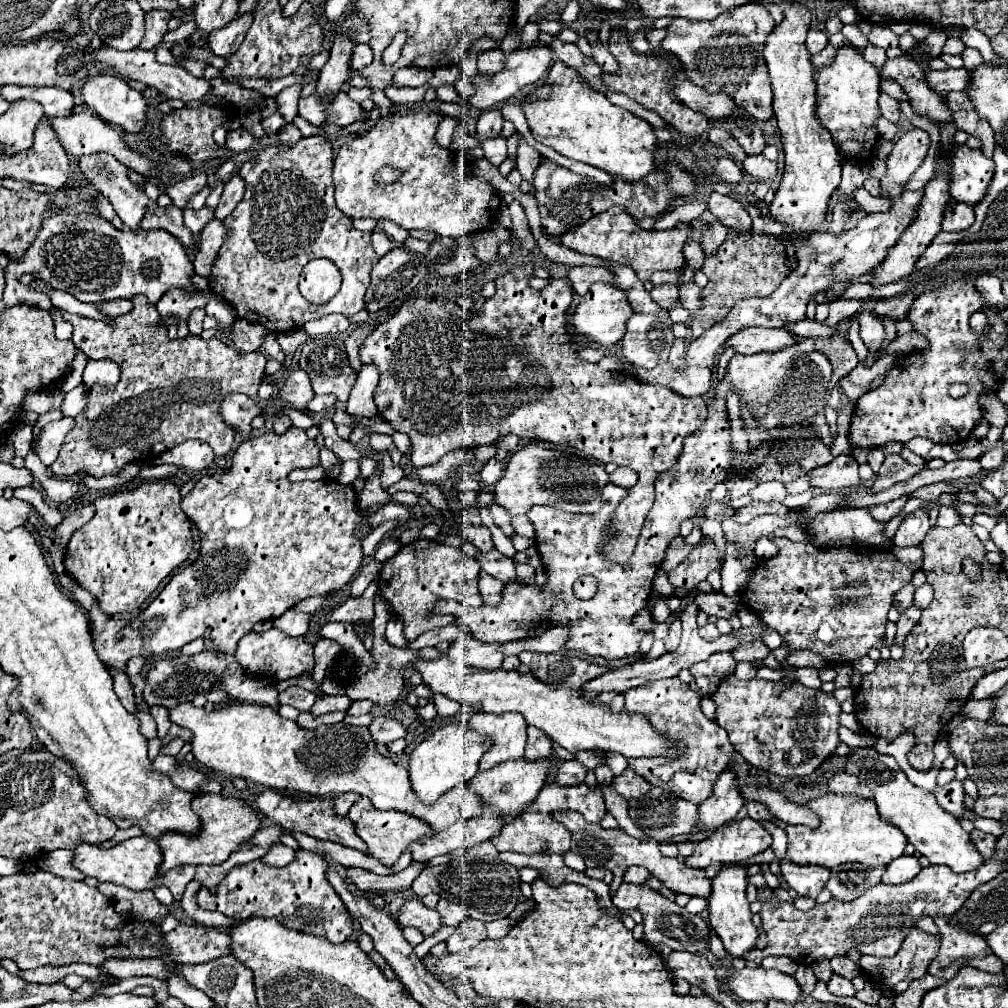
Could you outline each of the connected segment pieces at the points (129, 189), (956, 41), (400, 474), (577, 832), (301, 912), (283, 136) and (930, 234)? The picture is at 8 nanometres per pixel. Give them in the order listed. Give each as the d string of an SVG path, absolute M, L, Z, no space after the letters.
M94 153L94 155L88 155L88 157L80 157L78 161L78 169L80 173L84 173L84 177L114 205L118 217L124 221L126 227L130 227L132 231L140 231L138 223L142 221L144 213L150 211L150 209L156 209L156 201L148 199L144 191L140 191L130 179L128 179L128 169L124 165L120 165L120 161L116 161L116 157L108 155L108 153Z
M948 37L946 45L944 45L944 53L948 53L948 55L960 55L964 51L964 47L966 45L962 43L960 37Z
M382 453L382 463L381 486L386 490L403 479L405 474L402 467L393 465L391 457L388 457L386 453Z
M562 811L562 813L568 813L568 821L560 821L560 823L574 835L572 851L578 853L584 859L586 867L604 867L604 869L610 869L614 873L614 881L612 881L610 889L614 889L616 885L622 883L624 873L626 873L628 867L640 865L640 867L646 867L664 887L668 887L674 893L686 893L686 895L704 897L704 899L710 895L712 881L706 879L704 871L702 869L692 869L688 865L682 865L678 859L664 857L660 853L660 849L658 849L660 847L658 841L634 839L634 837L626 835L620 827L616 827L616 829L602 829L602 825L586 823L584 817L580 817L576 811Z
M298 849L294 861L286 867L272 867L260 859L234 867L220 881L216 895L206 887L200 887L198 905L206 911L220 911L236 921L248 917L276 917L288 929L322 935L332 943L346 941L354 931L354 921L348 909L324 877L324 859L318 853L304 849Z
M288 123L280 129L280 141L290 141L290 145L296 145L300 139L302 139L302 133L300 129L294 125L294 123Z
M942 161L938 163L936 167L936 177L924 187L924 199L920 203L920 209L918 209L918 217L914 219L914 223L904 231L904 235L900 237L900 241L890 249L886 261L878 267L874 267L874 273L876 273L876 281L872 281L872 285L886 285L886 283L894 283L906 275L910 275L914 271L914 265L918 261L918 257L924 253L924 249L930 245L930 241L936 237L936 233L940 231L940 223L942 223L942 213L944 213L944 207L946 203L950 201L950 193L948 193L948 163Z

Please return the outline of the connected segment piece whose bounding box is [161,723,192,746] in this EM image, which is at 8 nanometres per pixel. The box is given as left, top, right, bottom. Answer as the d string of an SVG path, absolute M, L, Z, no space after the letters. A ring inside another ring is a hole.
M174 723L171 724L171 727L169 729L168 734L165 738L161 740L162 745L166 745L170 740L172 740L174 737L179 737L183 739L185 742L189 742L192 738L192 732L189 729L180 727ZM171 738L171 739L168 739Z

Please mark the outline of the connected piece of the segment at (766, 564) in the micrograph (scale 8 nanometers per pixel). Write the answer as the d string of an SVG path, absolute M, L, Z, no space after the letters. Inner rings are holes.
M774 539L774 545L778 547L778 553L776 553L774 557L770 557L770 559L766 559L766 561L762 561L762 563L756 565L756 569L754 569L750 581L748 581L748 589L742 593L742 603L748 605L758 617L762 617L762 621L764 621L768 627L776 629L776 631L782 635L782 639L784 639L784 643L788 645L790 651L810 649L810 651L814 651L814 653L820 653L826 661L830 661L830 663L834 663L834 665L846 663L846 661L852 663L852 661L856 661L856 659L868 655L868 651L870 651L872 647L880 649L880 645L882 645L880 633L886 633L886 615L888 615L888 611L890 611L890 603L892 603L894 593L896 593L900 587L908 585L908 583L912 581L912 575L916 573L916 569L922 567L920 563L900 563L900 561L892 555L892 551L876 549L876 547L842 547L842 549L826 549L826 551L824 551L824 549L814 547L812 543L806 543L806 545L804 545L804 543L788 541L788 539Z

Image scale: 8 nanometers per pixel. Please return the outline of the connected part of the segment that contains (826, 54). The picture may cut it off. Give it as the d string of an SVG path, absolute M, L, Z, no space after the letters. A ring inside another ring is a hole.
M828 45L822 53L817 53L811 57L811 61L816 69L820 69L820 67L828 67L832 61L834 61L834 55L836 53L836 49L832 47L832 45Z

